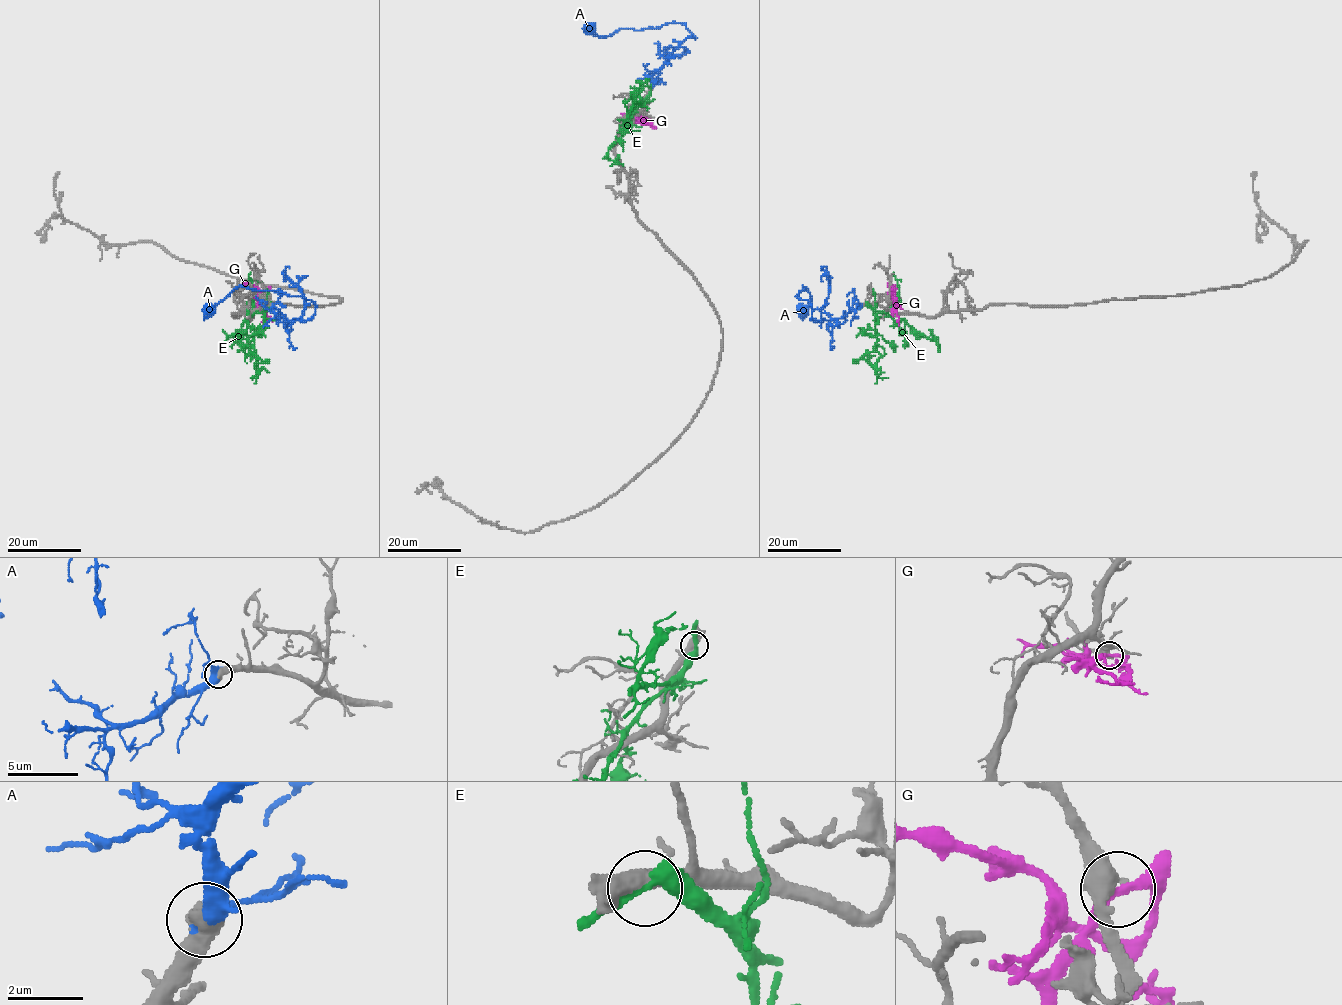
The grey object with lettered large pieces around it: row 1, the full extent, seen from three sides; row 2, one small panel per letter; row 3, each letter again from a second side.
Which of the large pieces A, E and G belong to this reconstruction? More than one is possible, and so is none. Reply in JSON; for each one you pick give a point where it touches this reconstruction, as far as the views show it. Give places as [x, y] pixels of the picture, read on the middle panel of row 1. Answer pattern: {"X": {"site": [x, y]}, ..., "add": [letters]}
{"A": {"site": [651, 86]}, "add": ["A"]}

